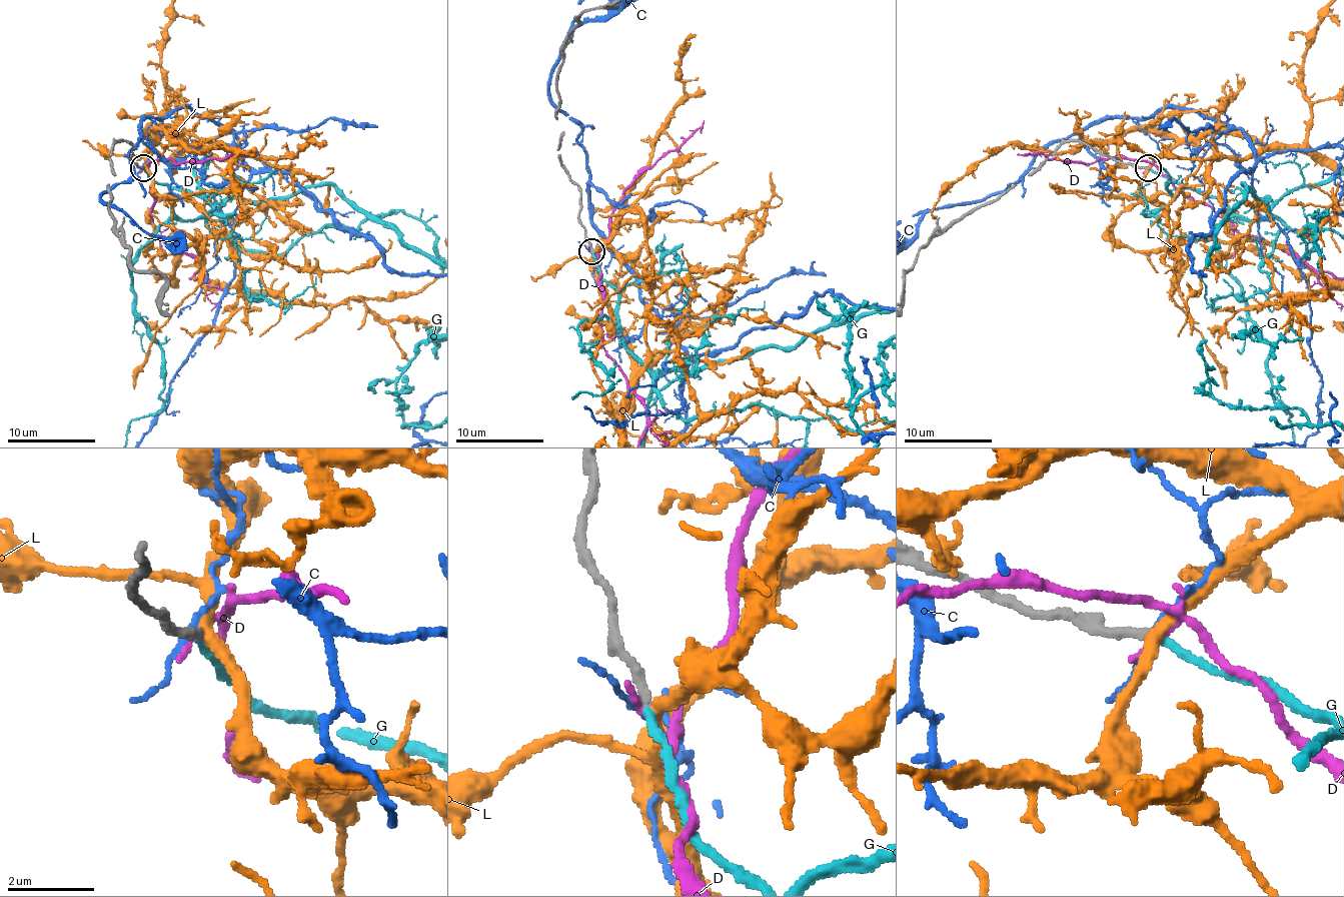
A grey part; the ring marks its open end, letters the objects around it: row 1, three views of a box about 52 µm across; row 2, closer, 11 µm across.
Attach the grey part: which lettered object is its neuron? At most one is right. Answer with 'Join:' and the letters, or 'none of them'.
Join: G

